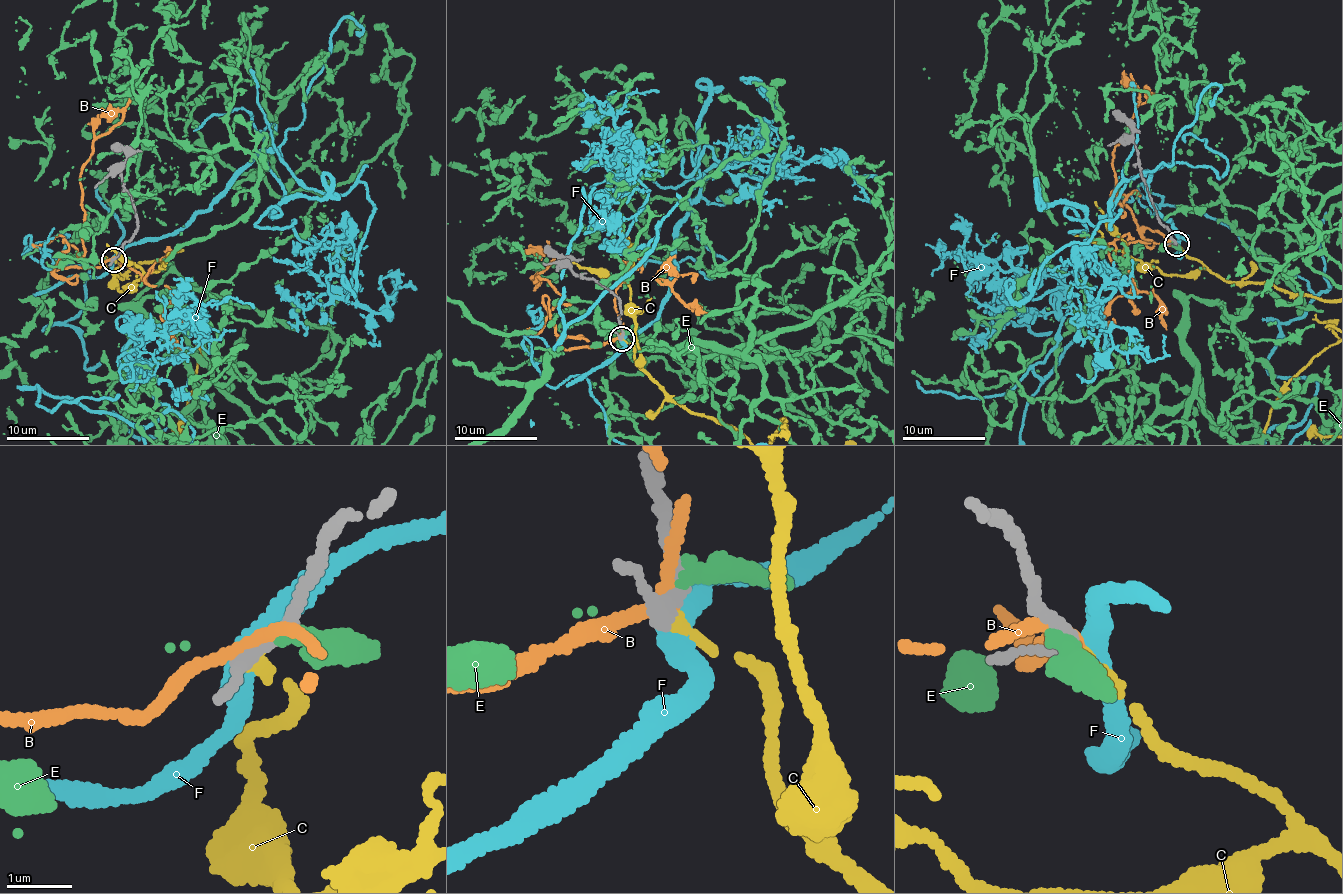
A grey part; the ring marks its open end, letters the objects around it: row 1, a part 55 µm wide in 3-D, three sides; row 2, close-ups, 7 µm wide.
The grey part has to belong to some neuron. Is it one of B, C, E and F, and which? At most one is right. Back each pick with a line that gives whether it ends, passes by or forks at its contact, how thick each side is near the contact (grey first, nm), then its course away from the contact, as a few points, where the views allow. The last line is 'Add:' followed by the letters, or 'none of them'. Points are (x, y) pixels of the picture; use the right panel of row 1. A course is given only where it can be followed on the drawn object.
C: It ends there. Thickness 200 nm (grey) against 190 nm
Add: C

